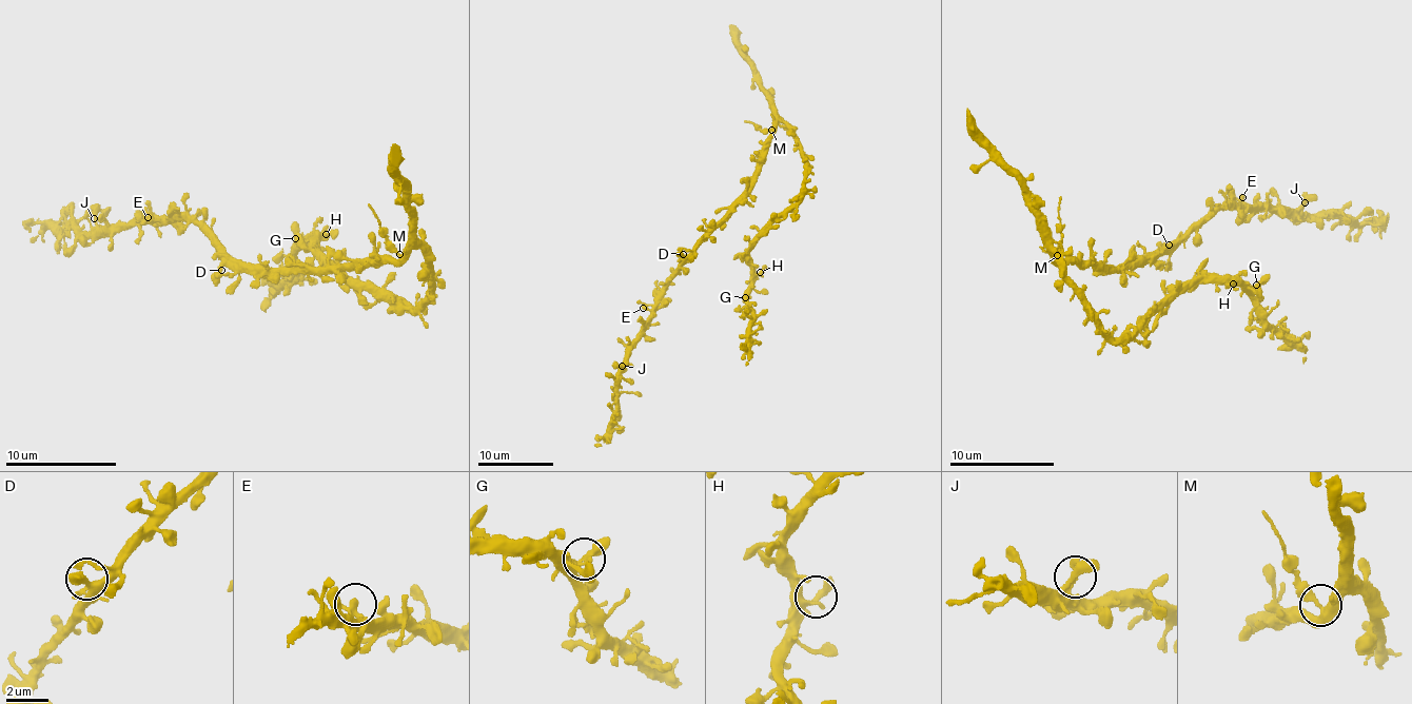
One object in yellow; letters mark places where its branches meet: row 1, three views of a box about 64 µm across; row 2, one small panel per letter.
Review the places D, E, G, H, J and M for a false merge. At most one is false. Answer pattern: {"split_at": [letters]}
{"split_at": ["M"]}

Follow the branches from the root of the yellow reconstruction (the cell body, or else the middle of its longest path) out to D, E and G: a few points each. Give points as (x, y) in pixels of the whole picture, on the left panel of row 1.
D: (372, 265), (369, 257), (339, 271), (309, 266), (293, 272), (234, 260), (226, 261), (221, 270)
E: (372, 265), (369, 257), (339, 271), (247, 264), (230, 257), (195, 220), (148, 217)
G: (372, 265), (423, 249), (427, 300), (412, 310), (374, 295), (317, 254), (312, 234), (295, 238)

